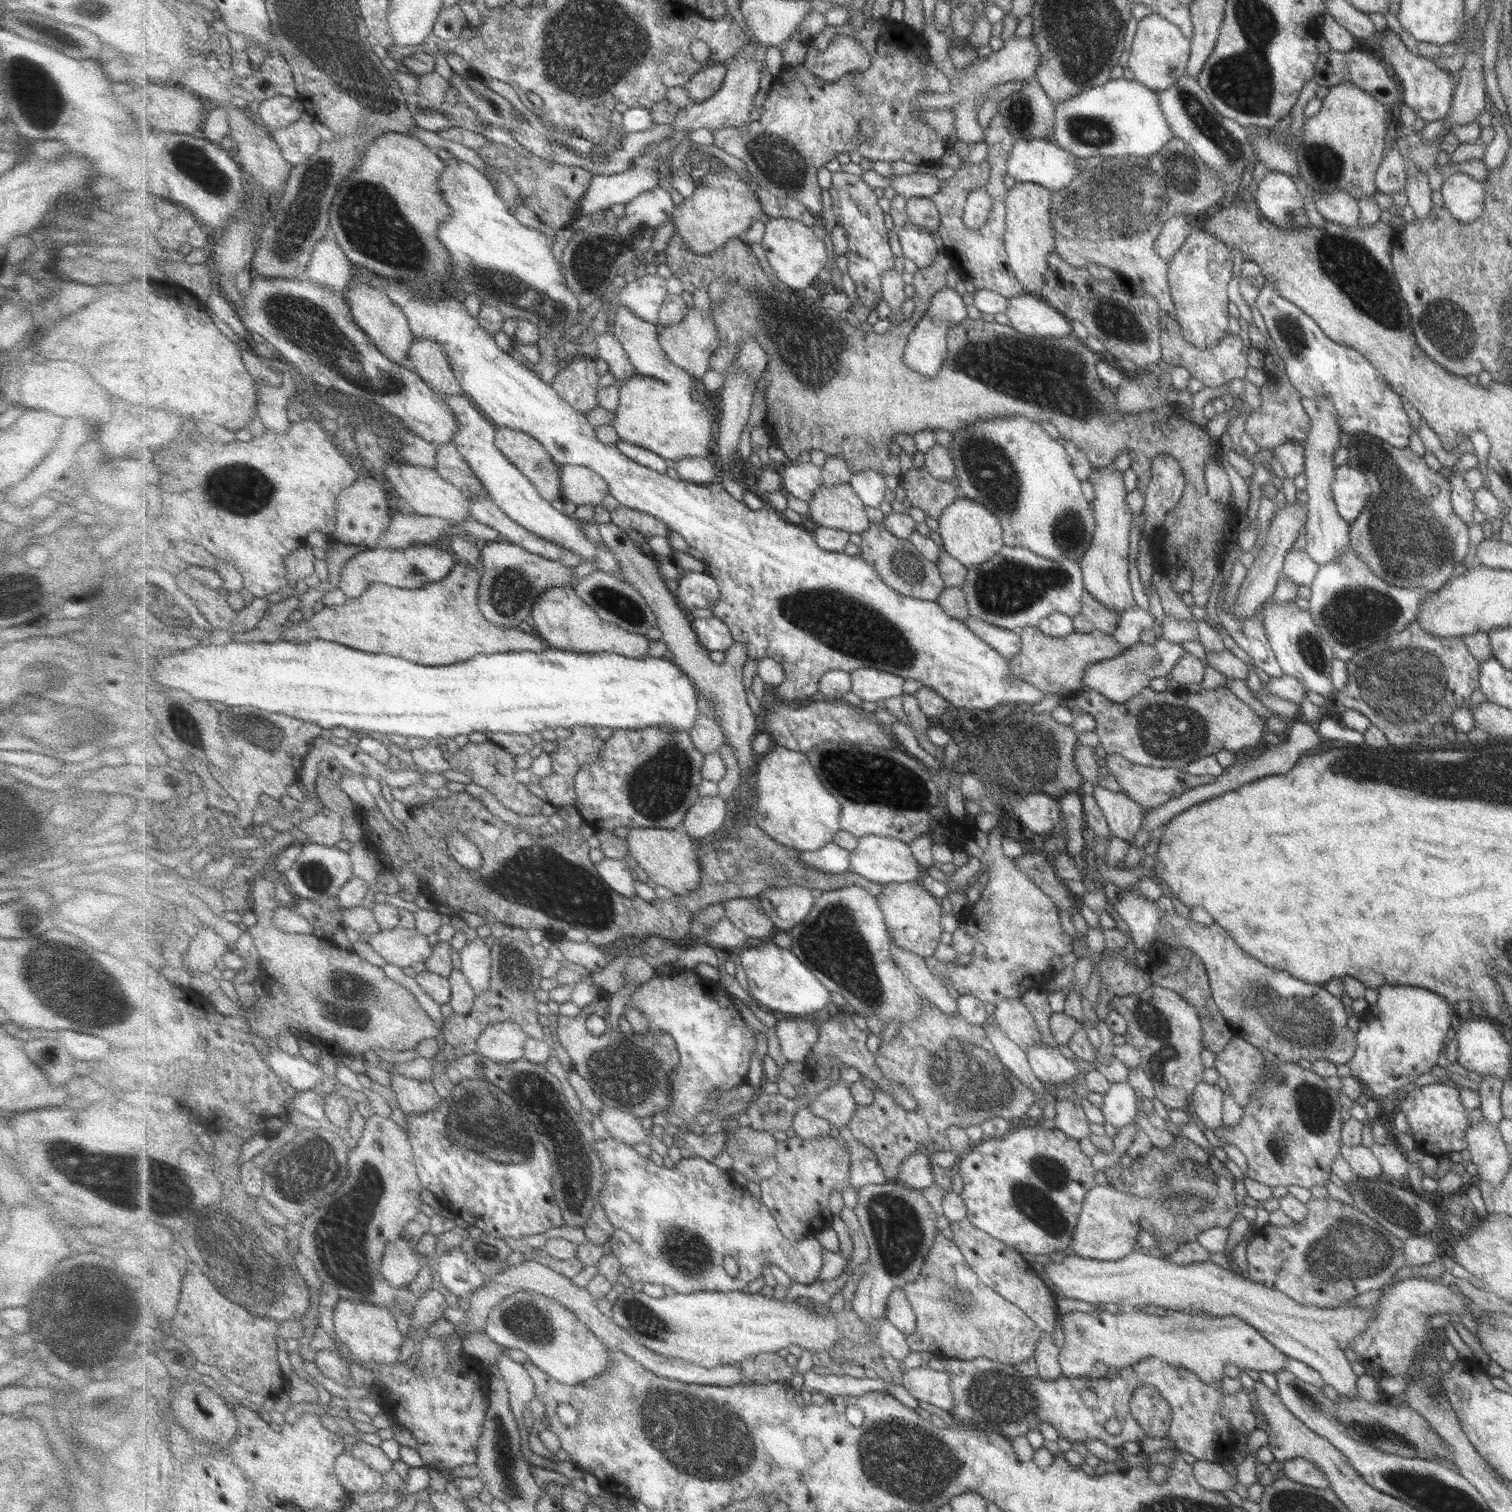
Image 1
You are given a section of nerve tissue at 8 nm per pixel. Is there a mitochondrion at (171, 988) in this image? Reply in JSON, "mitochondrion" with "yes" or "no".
{"mitochondrion":"no"}

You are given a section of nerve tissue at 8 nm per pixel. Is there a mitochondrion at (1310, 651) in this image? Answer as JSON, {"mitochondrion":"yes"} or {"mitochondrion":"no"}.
{"mitochondrion":"yes"}

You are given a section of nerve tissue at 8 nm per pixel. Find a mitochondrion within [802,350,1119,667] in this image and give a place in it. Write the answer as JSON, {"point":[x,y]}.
{"point":[1010,588]}

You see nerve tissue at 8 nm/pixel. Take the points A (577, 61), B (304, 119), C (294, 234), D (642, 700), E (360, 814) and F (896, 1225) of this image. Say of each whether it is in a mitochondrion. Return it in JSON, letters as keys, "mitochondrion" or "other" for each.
{"A":"mitochondrion","B":"other","C":"mitochondrion","D":"other","E":"other","F":"mitochondrion"}

